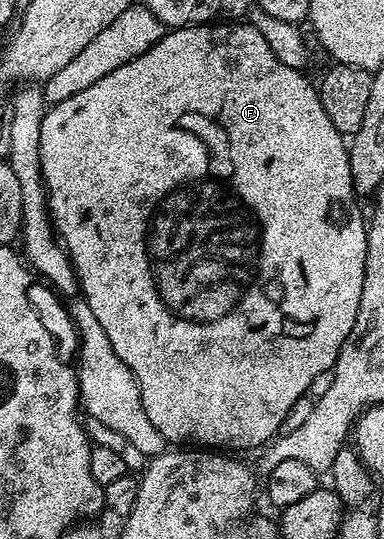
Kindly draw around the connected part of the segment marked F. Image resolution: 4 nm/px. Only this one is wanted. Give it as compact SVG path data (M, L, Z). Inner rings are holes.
M220 21L214 25L177 27L168 30L164 34L163 39L157 41L157 45L153 45L145 53L141 53L141 57L121 65L121 69L113 69L113 73L109 73L105 77L101 77L101 81L89 85L89 89L81 89L81 93L69 97L69 101L61 101L54 104L41 121L41 169L43 170L43 184L47 187L47 198L49 200L49 210L53 226L61 236L61 242L67 254L71 257L71 264L75 267L75 276L79 279L81 298L87 302L89 309L93 309L93 314L97 316L97 321L101 321L101 329L105 329L105 337L109 337L109 345L113 345L113 353L117 353L117 357L121 357L121 361L125 361L125 365L129 365L129 369L141 389L141 405L145 405L145 414L149 416L149 421L153 421L155 428L163 434L164 440L168 444L198 445L203 449L230 449L235 453L243 453L239 451L247 451L250 447L260 446L259 448L262 448L264 445L270 444L280 434L281 428L279 426L286 421L287 414L295 407L295 402L302 395L306 396L310 392L313 380L319 374L334 368L341 345L349 337L349 333L353 329L353 321L357 321L357 309L361 305L361 289L365 281L368 224L365 222L364 212L362 215L359 212L358 205L355 204L357 199L353 177L351 176L351 157L345 137L329 121L329 116L325 113L322 97L319 95L316 84L314 82L311 84L303 74L304 72L300 68L290 67L289 65L284 65L281 61L277 61L277 57L273 54L273 49L269 49L265 37L261 37L261 33L257 33L257 29L251 26L250 22ZM147 235L167 235L167 303L163 300L163 295L159 292L158 285L155 284L155 271L151 268L150 257L147 256ZM250 259L255 262L255 280L252 283L243 284L238 279L238 275L242 273L243 266ZM190 303L204 303L205 306L211 307L211 311L215 315L222 313L222 303L227 307L232 307L228 309L227 315L221 316L220 319L199 320L191 319L190 313L187 312L187 306Z

